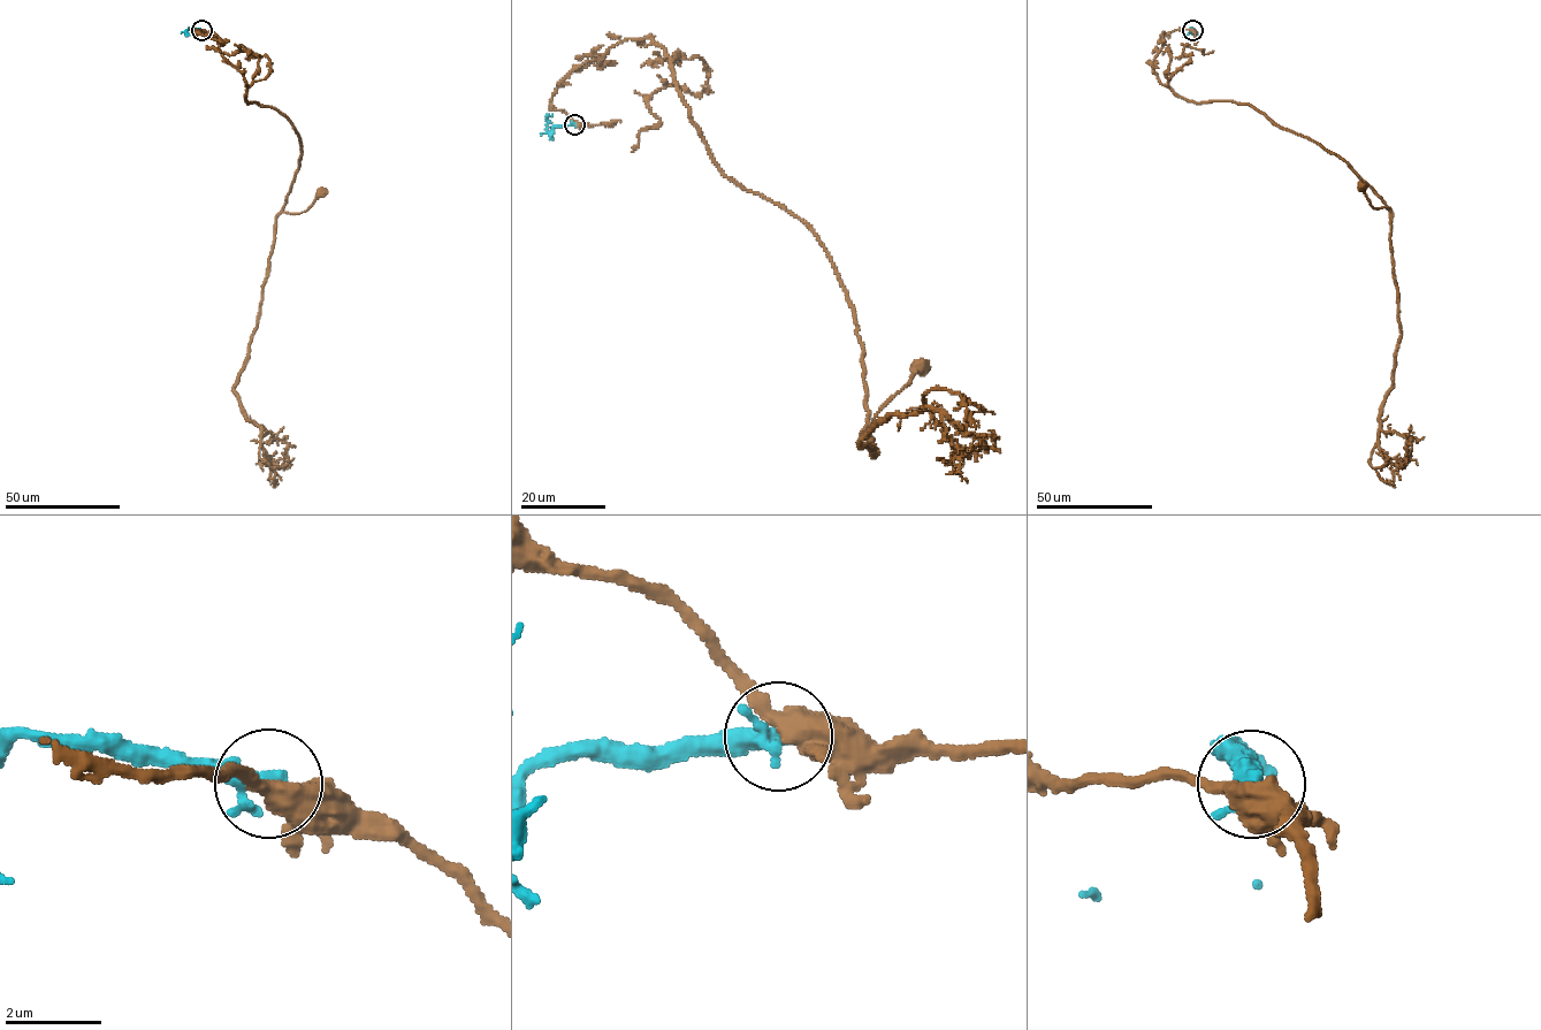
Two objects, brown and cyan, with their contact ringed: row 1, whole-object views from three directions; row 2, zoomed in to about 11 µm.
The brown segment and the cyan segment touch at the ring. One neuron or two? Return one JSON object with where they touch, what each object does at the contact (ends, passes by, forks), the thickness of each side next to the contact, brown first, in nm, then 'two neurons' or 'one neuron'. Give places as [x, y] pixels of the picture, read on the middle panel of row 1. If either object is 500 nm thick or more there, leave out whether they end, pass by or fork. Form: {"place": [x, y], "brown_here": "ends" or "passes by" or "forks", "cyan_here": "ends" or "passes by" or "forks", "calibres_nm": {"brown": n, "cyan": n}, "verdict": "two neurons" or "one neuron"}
{"place": [574, 124], "brown_here": "passes by", "cyan_here": "forks", "calibres_nm": {"brown": 480, "cyan": 260}, "verdict": "two neurons"}

